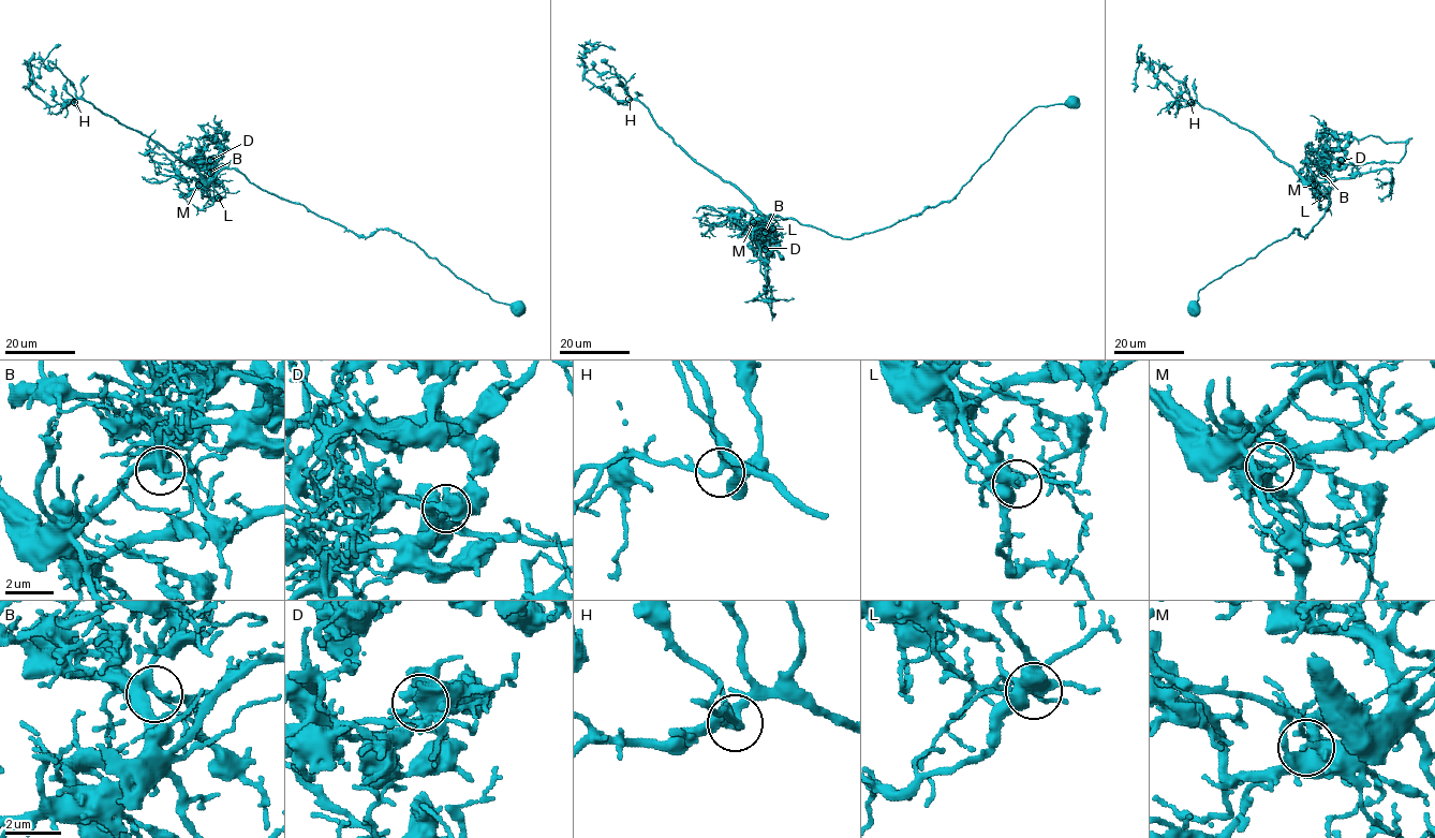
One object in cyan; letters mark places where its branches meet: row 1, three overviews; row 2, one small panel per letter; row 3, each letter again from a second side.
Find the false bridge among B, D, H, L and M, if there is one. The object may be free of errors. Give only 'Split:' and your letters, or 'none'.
Split: D

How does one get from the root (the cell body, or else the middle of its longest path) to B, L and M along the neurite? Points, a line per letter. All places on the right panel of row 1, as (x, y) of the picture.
B: (1193, 308), (1229, 269), (1312, 230), (1331, 202), (1310, 168), (1305, 175), (1323, 173)
L: (1193, 308), (1226, 272), (1322, 218), (1331, 202), (1308, 168), (1320, 197)
M: (1193, 308), (1198, 291), (1229, 269), (1295, 230), (1303, 236), (1312, 230), (1331, 202), (1308, 168), (1314, 185)

